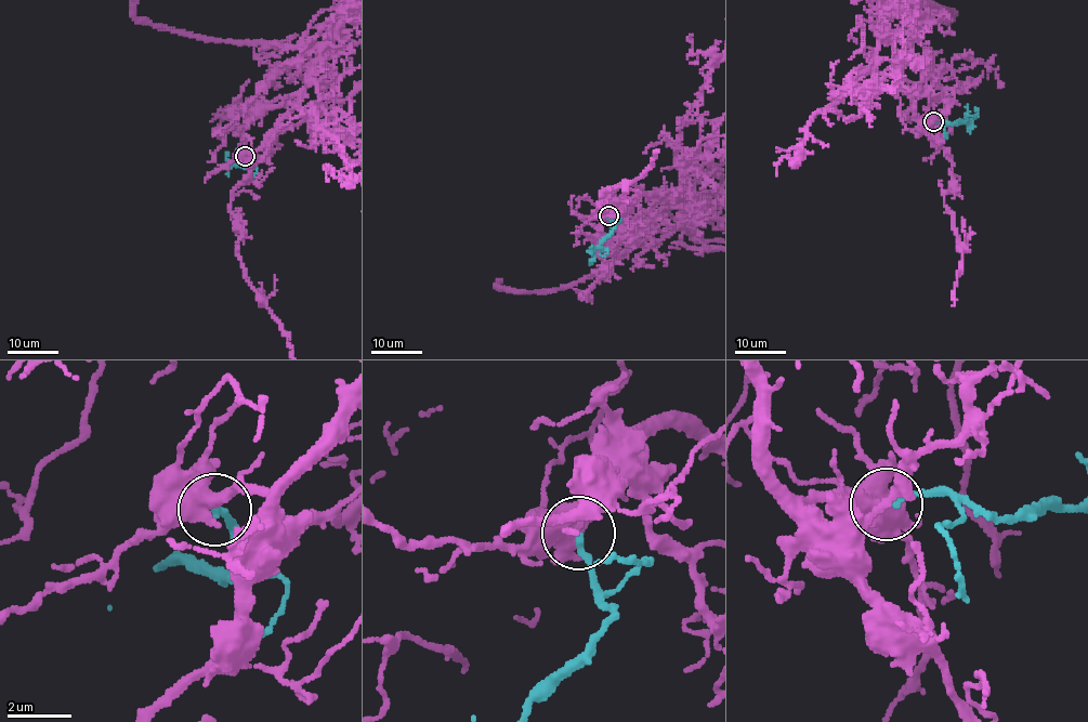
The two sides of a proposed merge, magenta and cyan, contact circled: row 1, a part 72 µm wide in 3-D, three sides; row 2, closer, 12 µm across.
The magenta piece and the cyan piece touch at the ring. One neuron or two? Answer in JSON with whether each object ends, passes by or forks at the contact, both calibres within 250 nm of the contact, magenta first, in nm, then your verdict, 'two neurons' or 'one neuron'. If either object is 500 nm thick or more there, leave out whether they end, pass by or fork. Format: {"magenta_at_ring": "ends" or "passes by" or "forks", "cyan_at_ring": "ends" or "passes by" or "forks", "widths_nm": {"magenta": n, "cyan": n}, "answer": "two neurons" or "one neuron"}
{"widths_nm": {"magenta": 550, "cyan": 220}, "answer": "one neuron"}

